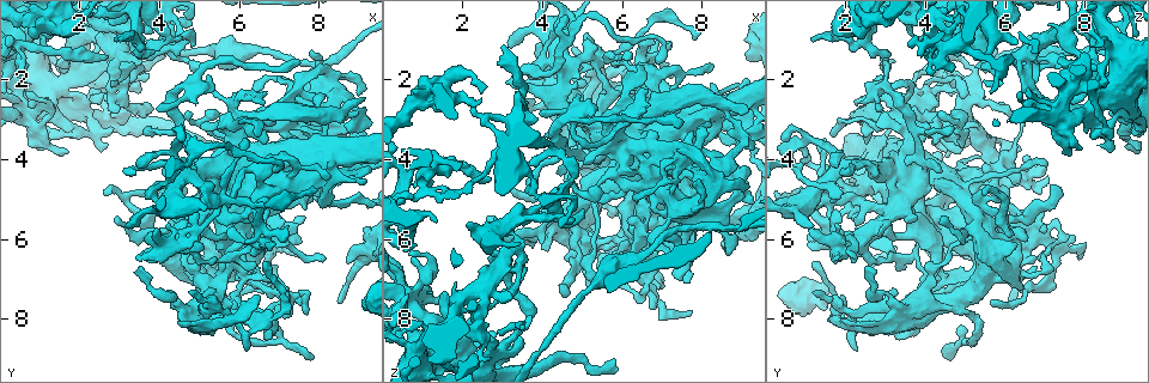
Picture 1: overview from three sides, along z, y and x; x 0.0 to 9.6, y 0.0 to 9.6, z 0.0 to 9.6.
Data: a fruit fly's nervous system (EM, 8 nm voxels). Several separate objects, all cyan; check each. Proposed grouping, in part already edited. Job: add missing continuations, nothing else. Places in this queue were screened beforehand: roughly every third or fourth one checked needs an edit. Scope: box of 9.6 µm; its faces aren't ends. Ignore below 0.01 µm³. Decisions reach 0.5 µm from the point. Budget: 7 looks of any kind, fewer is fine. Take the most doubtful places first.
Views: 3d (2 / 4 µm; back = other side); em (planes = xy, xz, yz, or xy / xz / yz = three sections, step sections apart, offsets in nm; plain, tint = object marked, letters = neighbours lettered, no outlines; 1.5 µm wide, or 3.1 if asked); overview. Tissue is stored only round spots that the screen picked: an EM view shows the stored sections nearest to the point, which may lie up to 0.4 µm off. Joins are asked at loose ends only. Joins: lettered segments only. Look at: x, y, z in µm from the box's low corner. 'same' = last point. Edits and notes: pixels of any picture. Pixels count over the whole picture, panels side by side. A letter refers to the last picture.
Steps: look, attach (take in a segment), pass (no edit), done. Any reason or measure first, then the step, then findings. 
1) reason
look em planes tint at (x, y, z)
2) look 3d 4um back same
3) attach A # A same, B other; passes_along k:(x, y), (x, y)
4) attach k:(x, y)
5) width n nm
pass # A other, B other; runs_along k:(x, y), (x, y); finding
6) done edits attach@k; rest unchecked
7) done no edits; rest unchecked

thin end
look 3d 4um at (8.50, 7.60, 6.20)

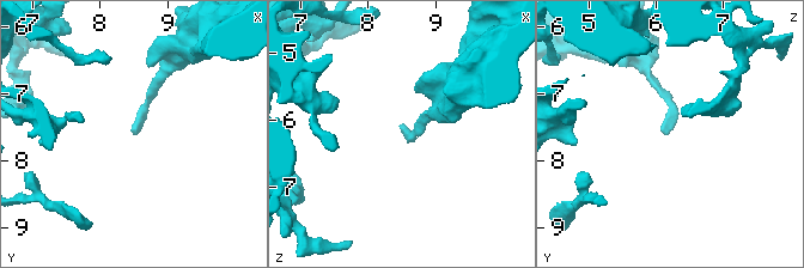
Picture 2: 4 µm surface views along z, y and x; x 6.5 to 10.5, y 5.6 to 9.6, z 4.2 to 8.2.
look em planes plain at (8.55, 7.60, 6.20)

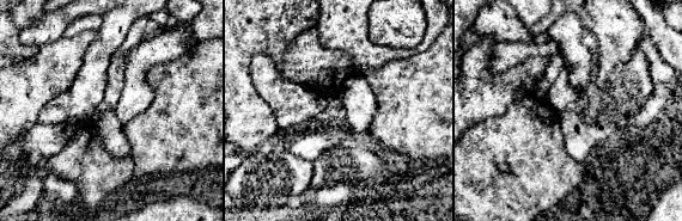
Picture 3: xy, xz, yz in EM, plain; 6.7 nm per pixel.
what lies round it
look em planes letters same

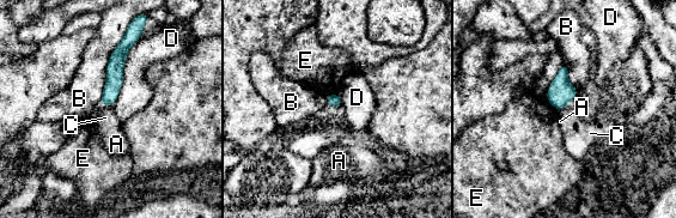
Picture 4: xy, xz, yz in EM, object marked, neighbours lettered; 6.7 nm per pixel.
longest_contact B 550 nm
pass # A other, B other, C other, D other, E other; no lettered segment goes on from it

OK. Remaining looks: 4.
look 3d 4um at (6.95, 2.05, 4.30)

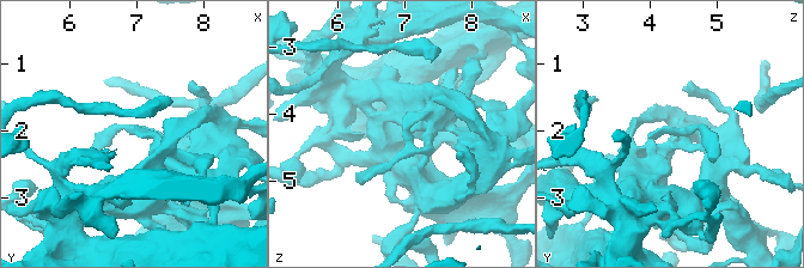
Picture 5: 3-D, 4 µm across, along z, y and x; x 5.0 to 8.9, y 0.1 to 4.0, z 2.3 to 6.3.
look em xy step 8 tint at (6.95, 2.05, 4.25)

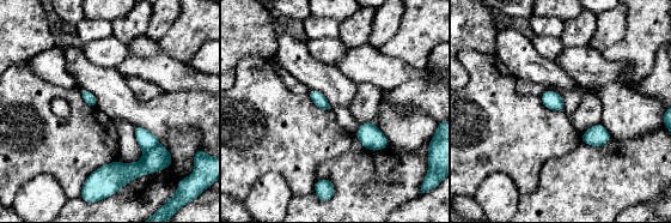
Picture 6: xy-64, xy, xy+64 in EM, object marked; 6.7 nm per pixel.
look em planes letters same

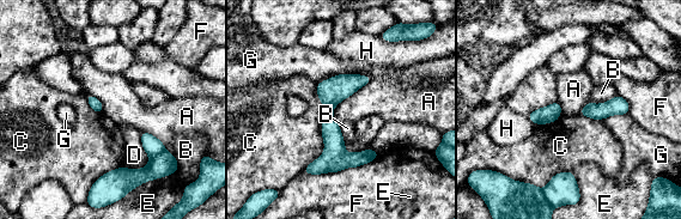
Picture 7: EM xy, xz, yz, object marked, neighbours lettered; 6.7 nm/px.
pass # A other, B other, C other, D other, E other, F other, G other, H other; border 7:(316, 85), (323, 151), (302, 171); none of them fits

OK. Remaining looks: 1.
branch stops here
look em planes letters at (2.65, 2.20, 6.50)

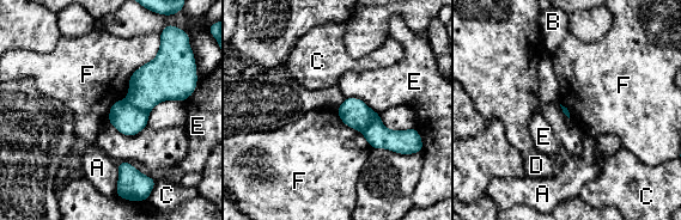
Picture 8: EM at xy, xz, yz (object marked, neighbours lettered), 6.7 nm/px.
longest_contact F 600 nm
pass # A other, B other, C other, D other, E other, F other; border 8:(159, 47), (108, 122); no lettered segment goes on from it

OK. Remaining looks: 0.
done no edits; rest unchecked

